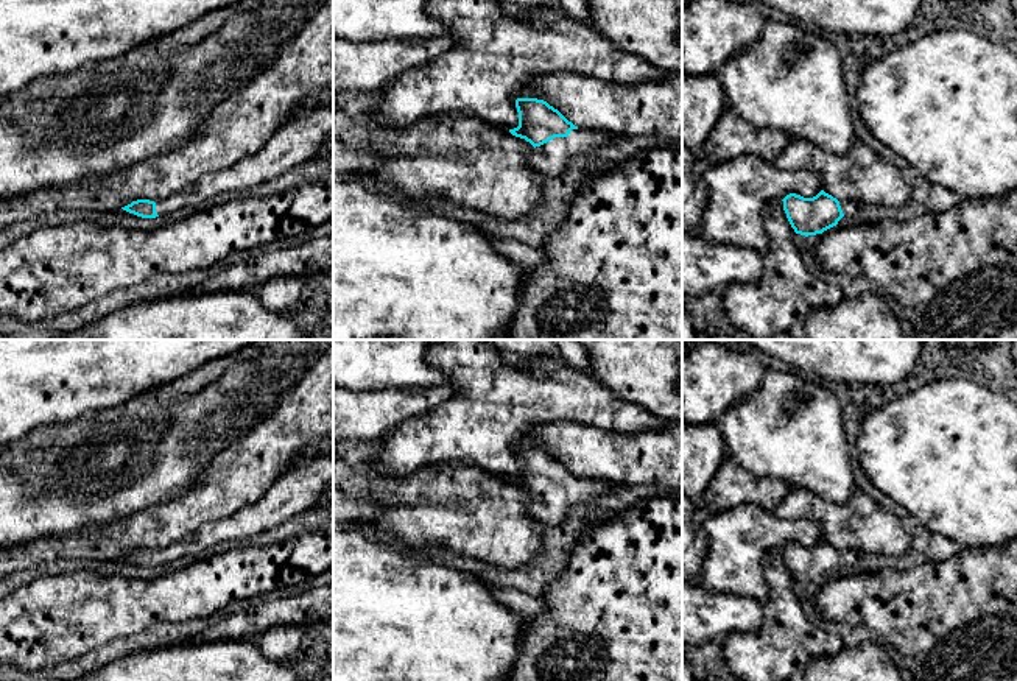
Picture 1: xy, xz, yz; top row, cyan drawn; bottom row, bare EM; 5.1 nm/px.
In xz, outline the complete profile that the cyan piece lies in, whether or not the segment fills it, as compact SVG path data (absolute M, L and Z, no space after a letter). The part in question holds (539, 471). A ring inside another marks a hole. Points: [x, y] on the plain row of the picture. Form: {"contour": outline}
{"contour": "M517 447L519 475L509 478L534 499L526 511L540 525L559 525L568 514L593 505L609 485L575 475L544 449Z"}

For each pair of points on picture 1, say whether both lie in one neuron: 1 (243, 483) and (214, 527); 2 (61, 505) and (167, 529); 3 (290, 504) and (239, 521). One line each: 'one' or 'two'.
1: two
2: two
3: one

